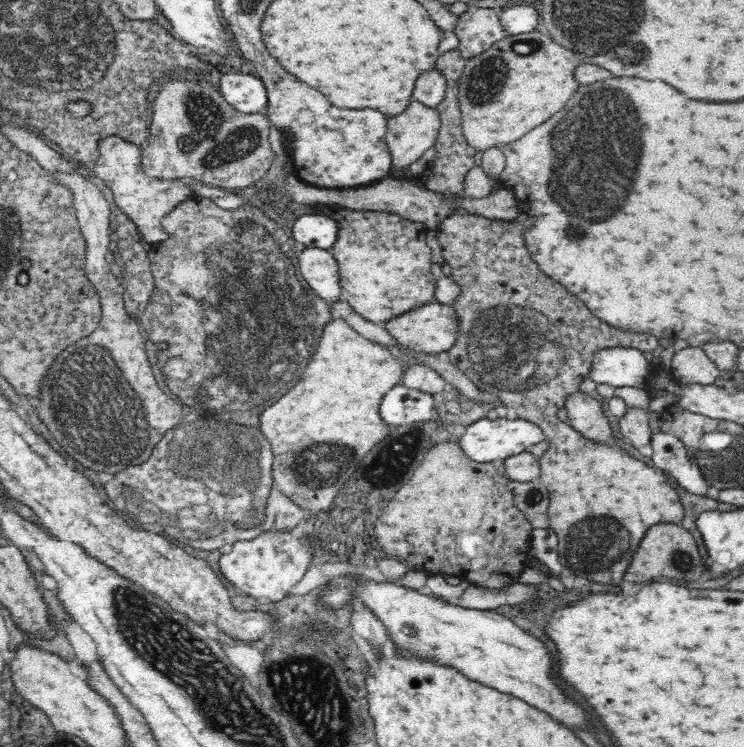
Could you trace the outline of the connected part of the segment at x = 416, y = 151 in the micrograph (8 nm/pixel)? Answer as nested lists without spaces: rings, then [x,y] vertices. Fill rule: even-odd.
[[[412,100],[408,108],[396,116],[388,117],[387,145],[393,166],[397,170],[409,168],[436,144],[440,128],[437,109]]]

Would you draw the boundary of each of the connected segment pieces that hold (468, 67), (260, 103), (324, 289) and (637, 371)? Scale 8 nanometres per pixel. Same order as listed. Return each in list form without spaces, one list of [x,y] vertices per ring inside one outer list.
[[[537,30],[508,35],[486,52],[465,59],[457,98],[467,142],[481,151],[492,146],[503,147],[548,120],[580,88],[574,80],[574,70],[579,64],[574,50],[558,46],[550,36]]]
[[[236,72],[219,78],[219,91],[236,110],[244,114],[264,112],[268,102],[265,84],[256,76]]]
[[[307,248],[297,254],[300,274],[330,306],[338,302],[341,294],[340,273],[333,250]]]
[[[612,347],[596,352],[591,361],[589,377],[596,384],[644,388],[649,379],[649,363],[637,348]]]

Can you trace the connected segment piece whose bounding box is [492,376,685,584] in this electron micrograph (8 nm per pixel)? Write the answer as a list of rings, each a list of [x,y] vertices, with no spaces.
[[[558,376],[546,384],[546,394],[540,388],[526,392],[496,390],[498,398],[492,404],[512,404],[512,407],[520,408],[520,412],[526,414],[524,419],[542,428],[549,442],[548,450],[538,458],[541,468],[538,480],[549,492],[549,527],[558,537],[558,556],[562,566],[588,582],[614,584],[622,580],[646,530],[658,522],[680,524],[685,515],[684,508],[663,470],[646,466],[644,461],[630,456],[616,444],[588,440],[558,419],[556,412],[565,407],[566,398],[579,390],[578,384],[562,384],[562,380],[564,378]]]

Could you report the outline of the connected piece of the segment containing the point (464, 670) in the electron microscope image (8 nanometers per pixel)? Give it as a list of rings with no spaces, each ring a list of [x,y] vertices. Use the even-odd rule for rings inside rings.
[[[347,575],[333,579],[319,594],[319,601],[334,610],[346,608],[356,600],[382,621],[395,650],[403,656],[451,666],[466,678],[520,698],[568,726],[590,726],[586,710],[554,682],[554,658],[546,645],[504,615],[452,605],[390,581],[376,582]]]

